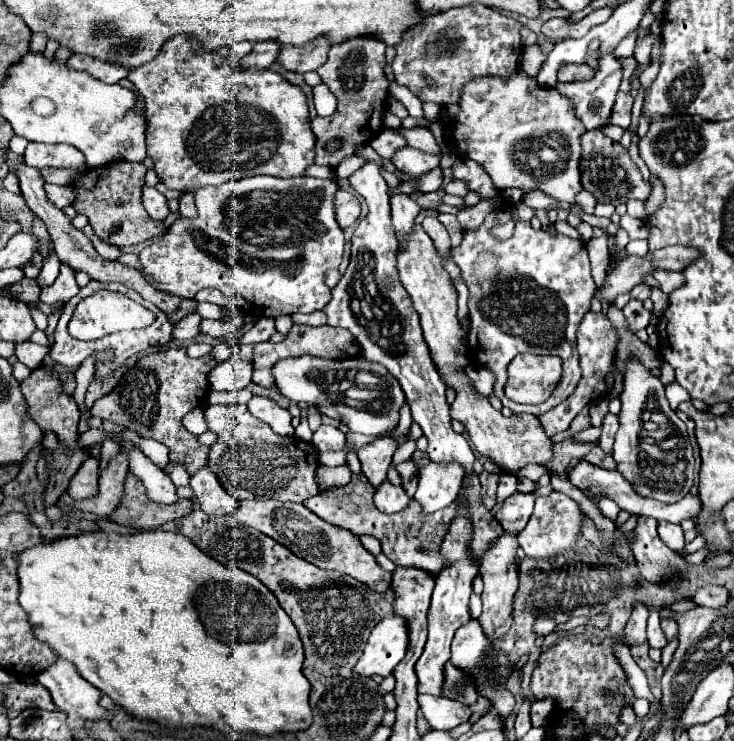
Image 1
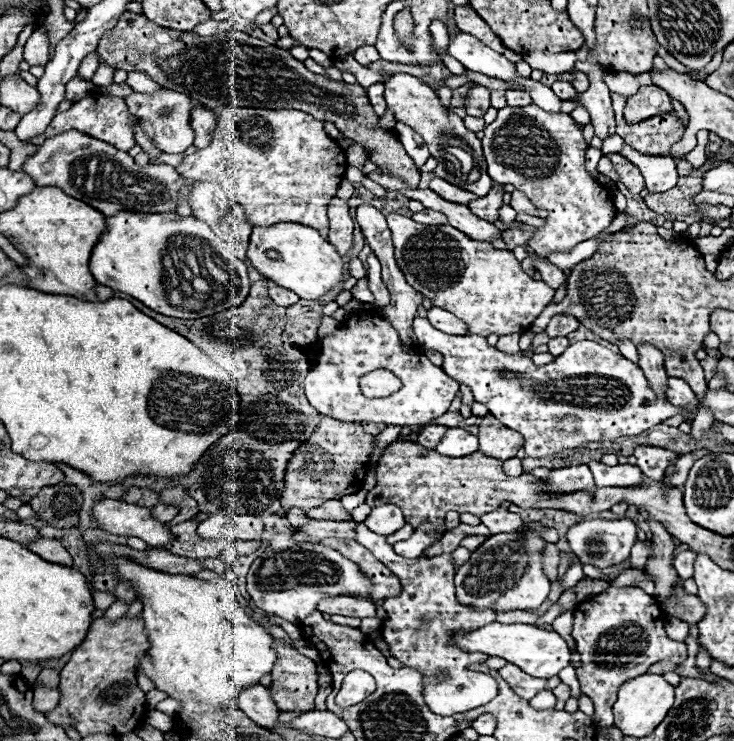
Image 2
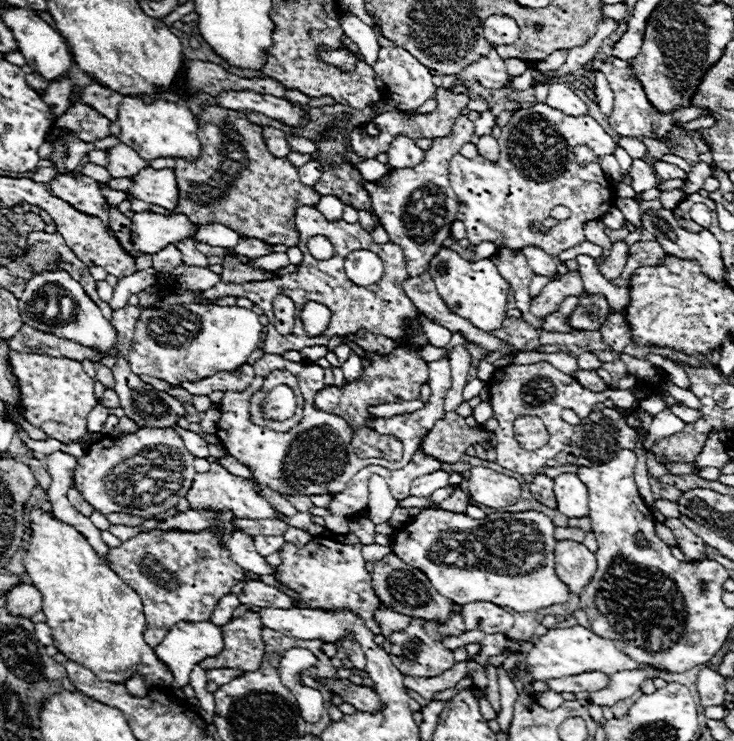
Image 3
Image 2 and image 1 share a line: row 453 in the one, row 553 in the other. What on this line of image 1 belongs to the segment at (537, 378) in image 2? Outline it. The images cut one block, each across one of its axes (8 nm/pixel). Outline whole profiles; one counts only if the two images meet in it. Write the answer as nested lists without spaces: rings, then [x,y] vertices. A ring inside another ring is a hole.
[[[552,492],[550,496],[538,496],[534,504],[534,512],[530,522],[526,524],[524,532],[520,534],[520,548],[524,548],[524,554],[538,560],[548,560],[550,556],[558,556],[560,552],[572,550],[582,534],[584,526],[584,512],[580,510],[578,502],[568,498],[566,494]]]

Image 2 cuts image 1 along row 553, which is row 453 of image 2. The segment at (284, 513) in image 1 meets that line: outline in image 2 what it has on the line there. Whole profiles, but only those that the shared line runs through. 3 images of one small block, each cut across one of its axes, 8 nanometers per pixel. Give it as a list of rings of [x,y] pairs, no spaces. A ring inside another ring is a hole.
[[[322,416],[310,438],[302,442],[288,460],[284,474],[284,490],[280,494],[280,504],[284,506],[284,510],[296,506],[306,512],[326,500],[340,500],[342,496],[358,492],[368,470],[368,456],[372,446],[374,436],[368,434],[362,424],[340,422]]]

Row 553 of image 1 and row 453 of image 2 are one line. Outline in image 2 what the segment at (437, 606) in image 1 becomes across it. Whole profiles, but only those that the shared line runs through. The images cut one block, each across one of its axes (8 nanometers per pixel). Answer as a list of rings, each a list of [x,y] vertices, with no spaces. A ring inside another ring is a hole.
[[[448,428],[436,450],[444,456],[468,456],[478,450],[478,438],[462,428]]]

